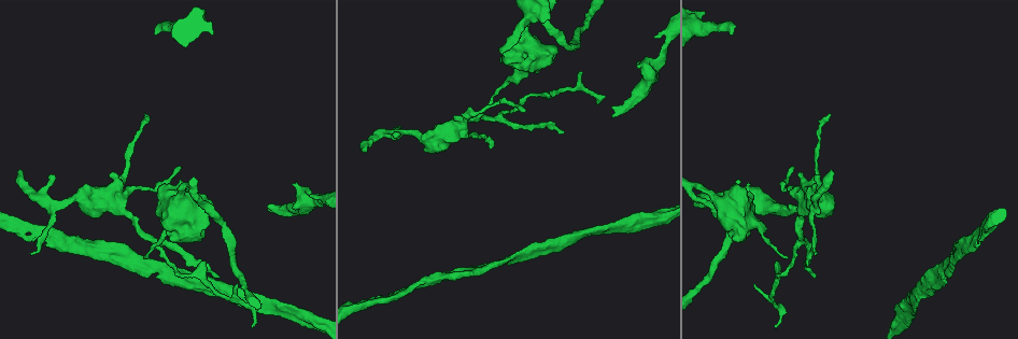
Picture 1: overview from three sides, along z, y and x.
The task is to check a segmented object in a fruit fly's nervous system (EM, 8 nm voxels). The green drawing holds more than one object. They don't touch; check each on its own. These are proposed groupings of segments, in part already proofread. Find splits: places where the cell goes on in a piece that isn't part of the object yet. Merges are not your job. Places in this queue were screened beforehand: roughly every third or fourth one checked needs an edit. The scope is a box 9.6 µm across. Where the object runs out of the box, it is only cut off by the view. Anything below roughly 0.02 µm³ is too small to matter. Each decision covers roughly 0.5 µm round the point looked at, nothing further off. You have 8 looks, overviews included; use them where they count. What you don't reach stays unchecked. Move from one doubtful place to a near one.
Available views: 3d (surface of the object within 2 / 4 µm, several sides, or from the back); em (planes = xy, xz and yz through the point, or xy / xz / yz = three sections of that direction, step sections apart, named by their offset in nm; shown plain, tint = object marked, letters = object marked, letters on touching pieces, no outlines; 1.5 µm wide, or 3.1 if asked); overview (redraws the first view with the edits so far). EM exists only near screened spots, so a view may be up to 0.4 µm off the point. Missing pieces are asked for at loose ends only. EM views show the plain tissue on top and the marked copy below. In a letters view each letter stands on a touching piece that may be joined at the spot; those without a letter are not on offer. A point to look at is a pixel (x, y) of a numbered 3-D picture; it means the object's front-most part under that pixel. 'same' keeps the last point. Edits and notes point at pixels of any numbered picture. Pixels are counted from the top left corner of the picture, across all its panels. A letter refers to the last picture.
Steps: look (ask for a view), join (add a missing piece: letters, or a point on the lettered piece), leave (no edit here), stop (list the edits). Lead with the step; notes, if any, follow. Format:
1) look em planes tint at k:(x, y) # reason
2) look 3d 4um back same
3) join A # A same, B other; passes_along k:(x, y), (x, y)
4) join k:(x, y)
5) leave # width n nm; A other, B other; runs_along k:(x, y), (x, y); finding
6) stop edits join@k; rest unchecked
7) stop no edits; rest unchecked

look em xy step 8 letters at 1:(363, 151) # branch stops here

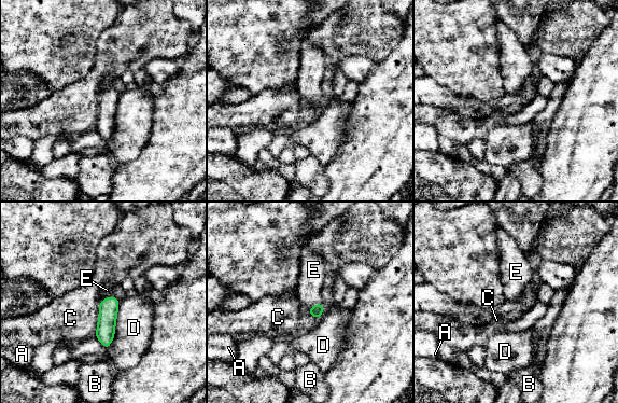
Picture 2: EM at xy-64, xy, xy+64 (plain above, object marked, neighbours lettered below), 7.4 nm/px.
join 2:(310, 282) # A other, B other, C other, D other, E same; passes_along 2:(317, 310), (314, 305), (310, 282); it goes on there

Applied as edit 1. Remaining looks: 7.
look overview

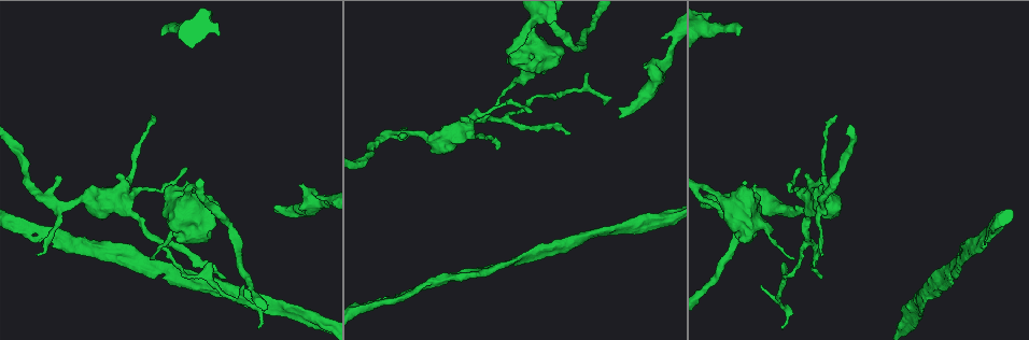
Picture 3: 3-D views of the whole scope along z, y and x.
look em xy step 4 tint at 3:(506, 51) # free end

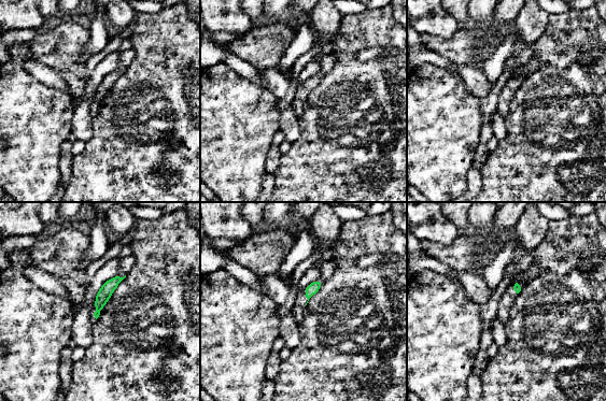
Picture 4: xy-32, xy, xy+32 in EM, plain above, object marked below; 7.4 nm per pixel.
look em planes letters same # cut it another way

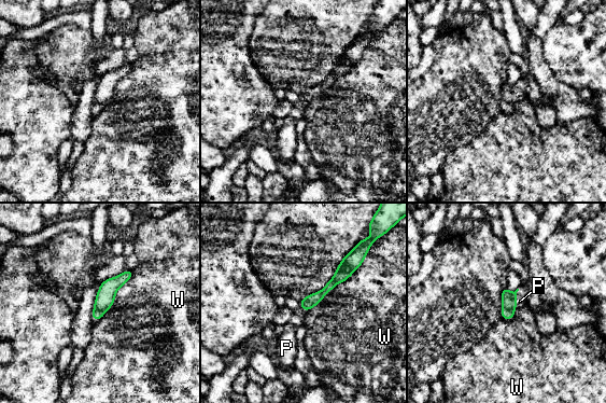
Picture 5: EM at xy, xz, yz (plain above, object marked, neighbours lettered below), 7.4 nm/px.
join 5:(520, 301) # P same, W other; passes_along 5:(508, 299), (516, 302), (520, 301); the cell continues

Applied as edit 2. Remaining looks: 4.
look em planes letters at 3:(618, 115) # branch stops here

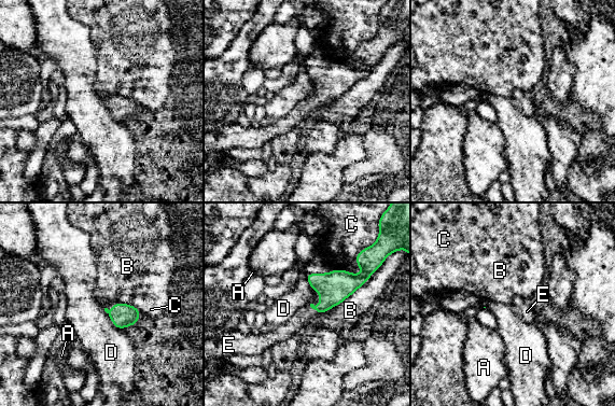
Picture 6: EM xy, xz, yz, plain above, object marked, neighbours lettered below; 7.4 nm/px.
join 6:(306, 313) # A other, B other, C other, D other, E same; passes_along 6:(335, 286), (313, 308), (306, 313); it goes on there

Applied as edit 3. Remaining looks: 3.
stop edits join@2, join@5, join@6; rest unchecked

